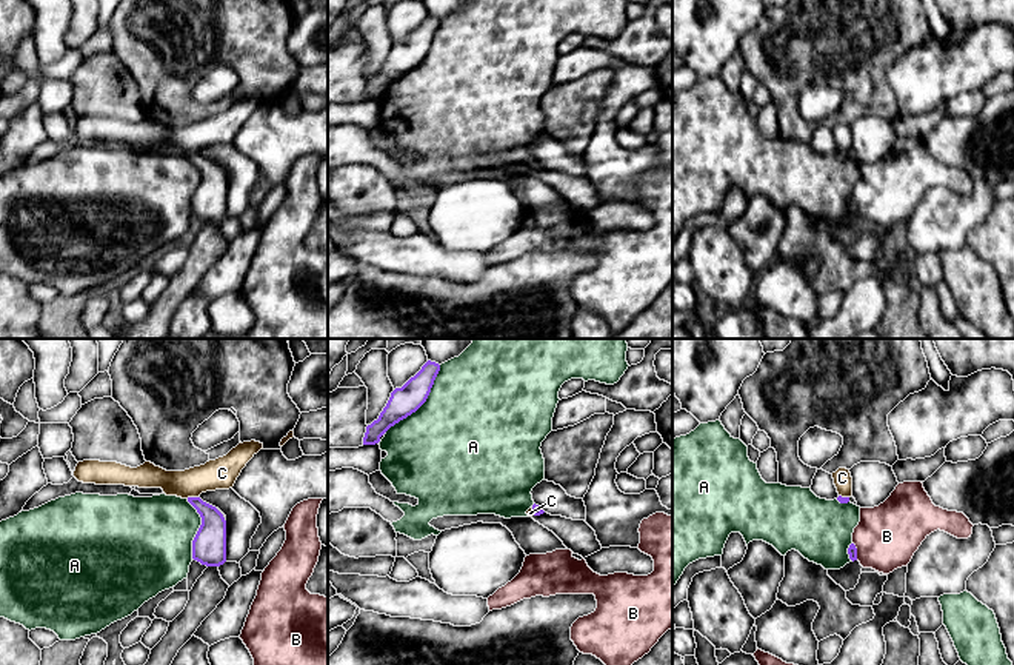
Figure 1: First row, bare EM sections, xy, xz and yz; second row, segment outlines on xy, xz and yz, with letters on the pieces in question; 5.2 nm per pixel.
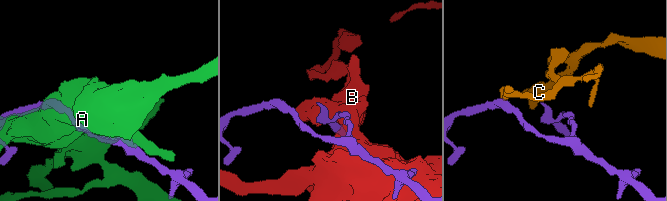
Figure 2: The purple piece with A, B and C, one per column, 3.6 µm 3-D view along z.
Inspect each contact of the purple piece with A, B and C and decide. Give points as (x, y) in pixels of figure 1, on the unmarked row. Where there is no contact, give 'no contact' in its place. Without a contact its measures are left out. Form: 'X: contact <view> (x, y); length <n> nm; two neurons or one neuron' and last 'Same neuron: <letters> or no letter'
A: contact xz (422, 59); length 460 nm; two neurons
B: contact yz (856, 207); length 100 nm; two neurons
C: contact xy (191, 153); length 60 nm; two neurons
Same neuron: no letter

